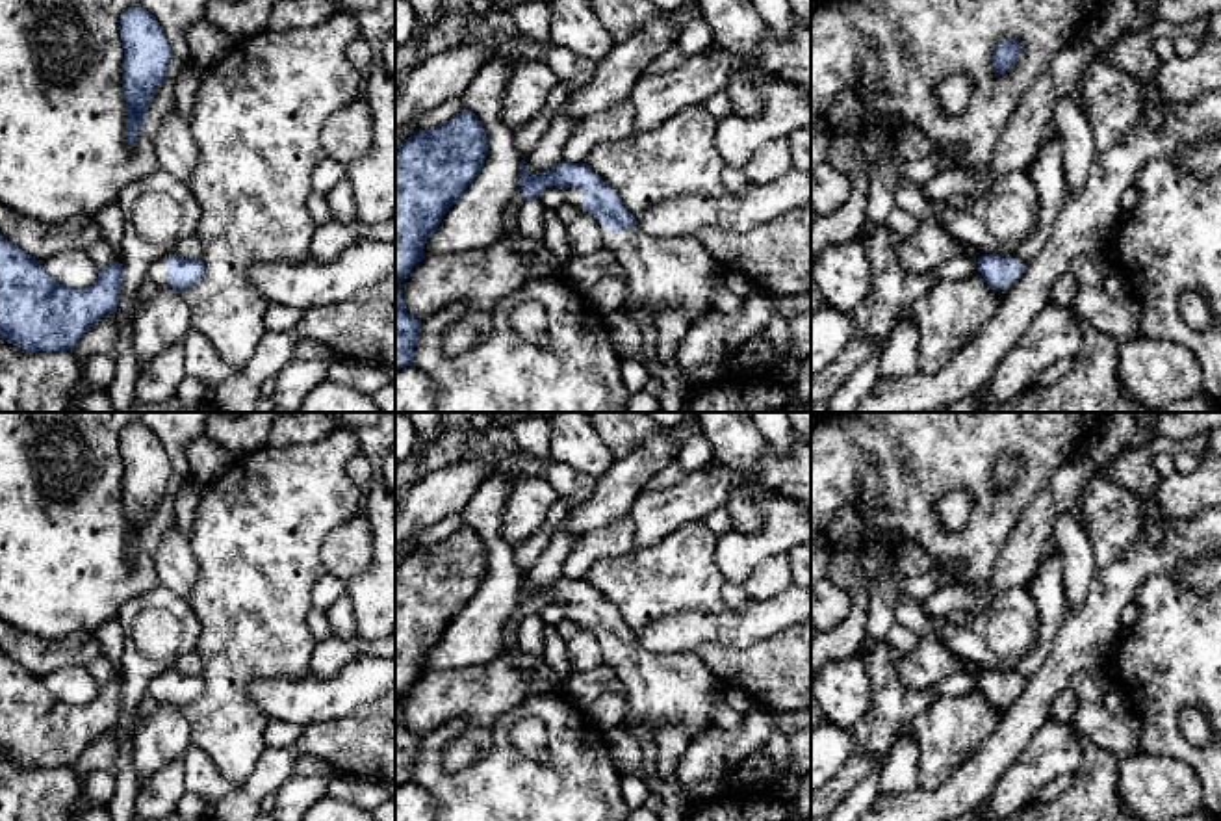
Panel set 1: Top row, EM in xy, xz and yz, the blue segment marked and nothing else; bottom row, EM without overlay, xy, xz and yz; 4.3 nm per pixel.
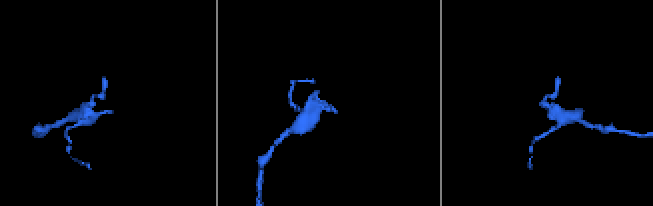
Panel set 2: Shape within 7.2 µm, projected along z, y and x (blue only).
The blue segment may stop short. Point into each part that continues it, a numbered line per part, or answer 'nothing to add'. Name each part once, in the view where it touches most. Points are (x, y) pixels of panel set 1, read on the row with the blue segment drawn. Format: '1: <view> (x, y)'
1: xz (574, 195)

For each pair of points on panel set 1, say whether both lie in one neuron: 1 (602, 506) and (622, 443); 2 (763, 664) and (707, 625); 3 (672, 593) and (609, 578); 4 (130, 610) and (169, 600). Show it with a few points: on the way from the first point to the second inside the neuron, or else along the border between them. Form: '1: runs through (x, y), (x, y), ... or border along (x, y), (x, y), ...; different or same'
1: border along (654, 433), (616, 459); different
2: border along (780, 630), (746, 647), (702, 643), (696, 651); different
3: runs through (657, 584), (624, 580); same
4: runs through (140, 602), (160, 600); same

